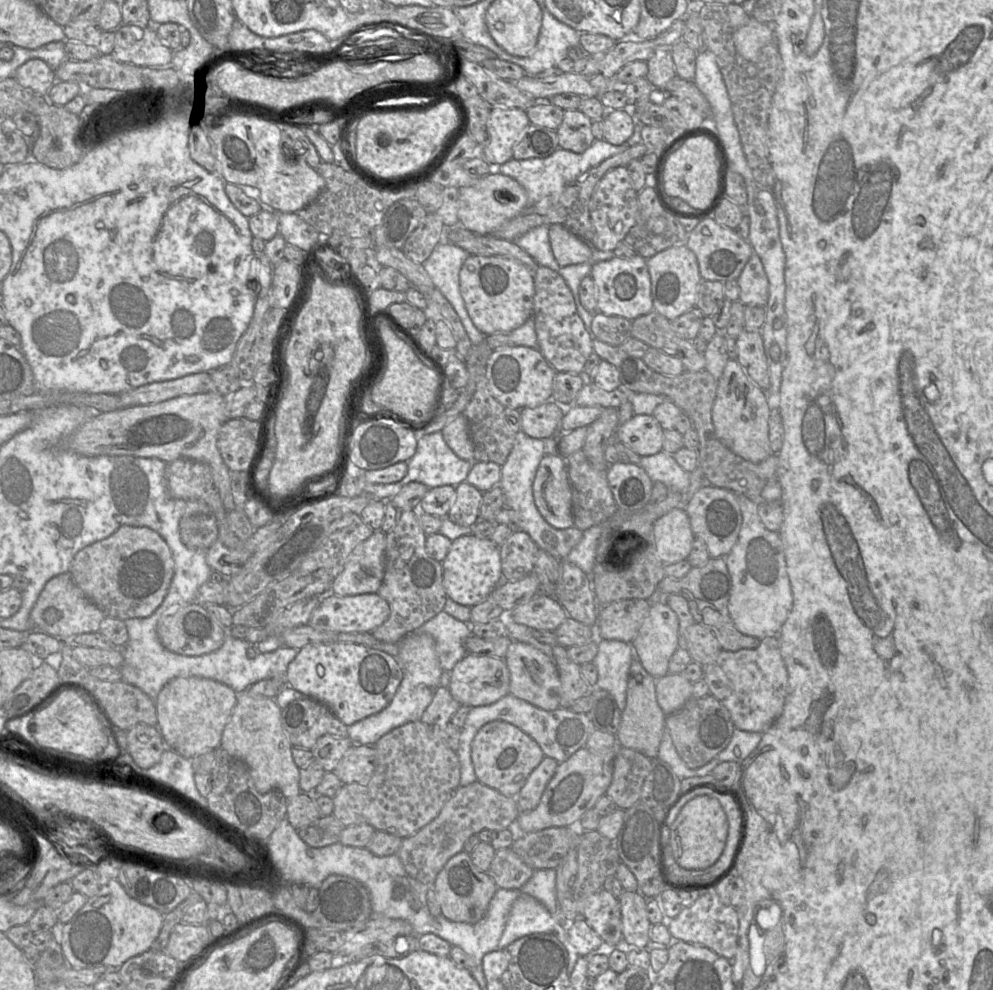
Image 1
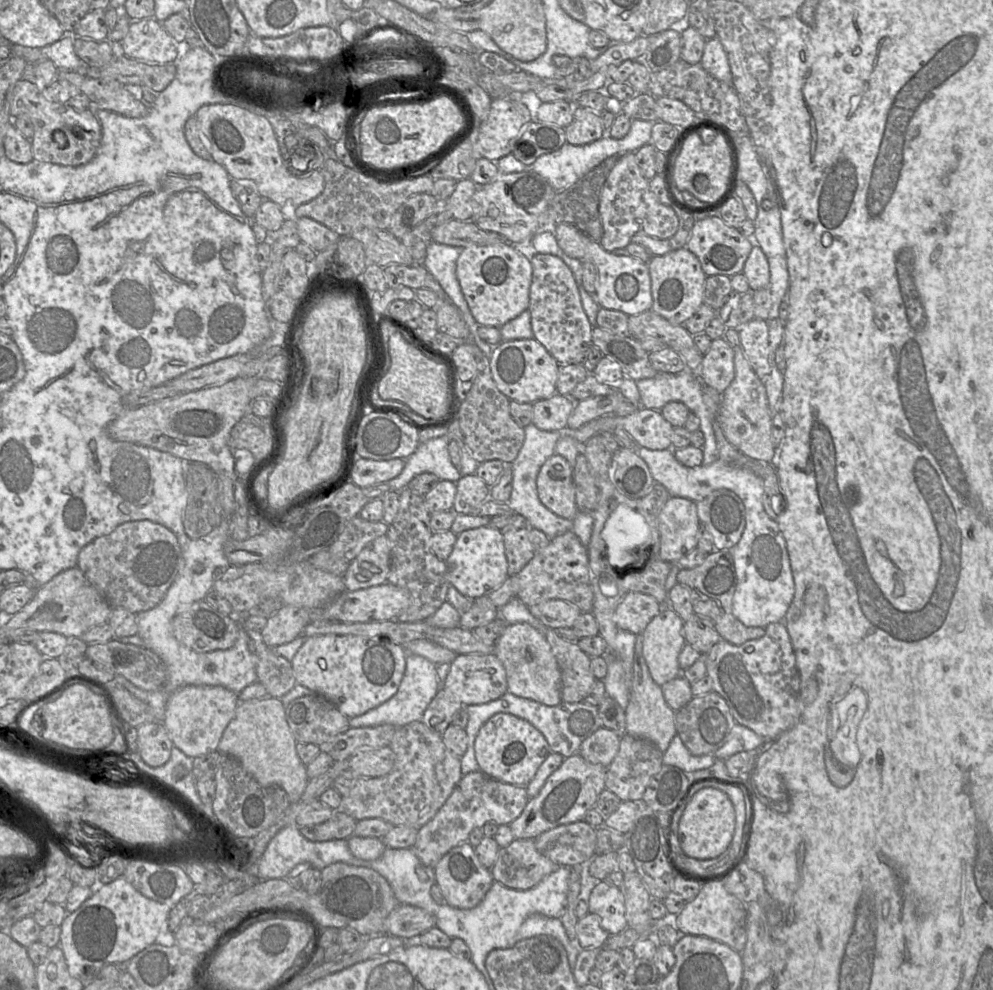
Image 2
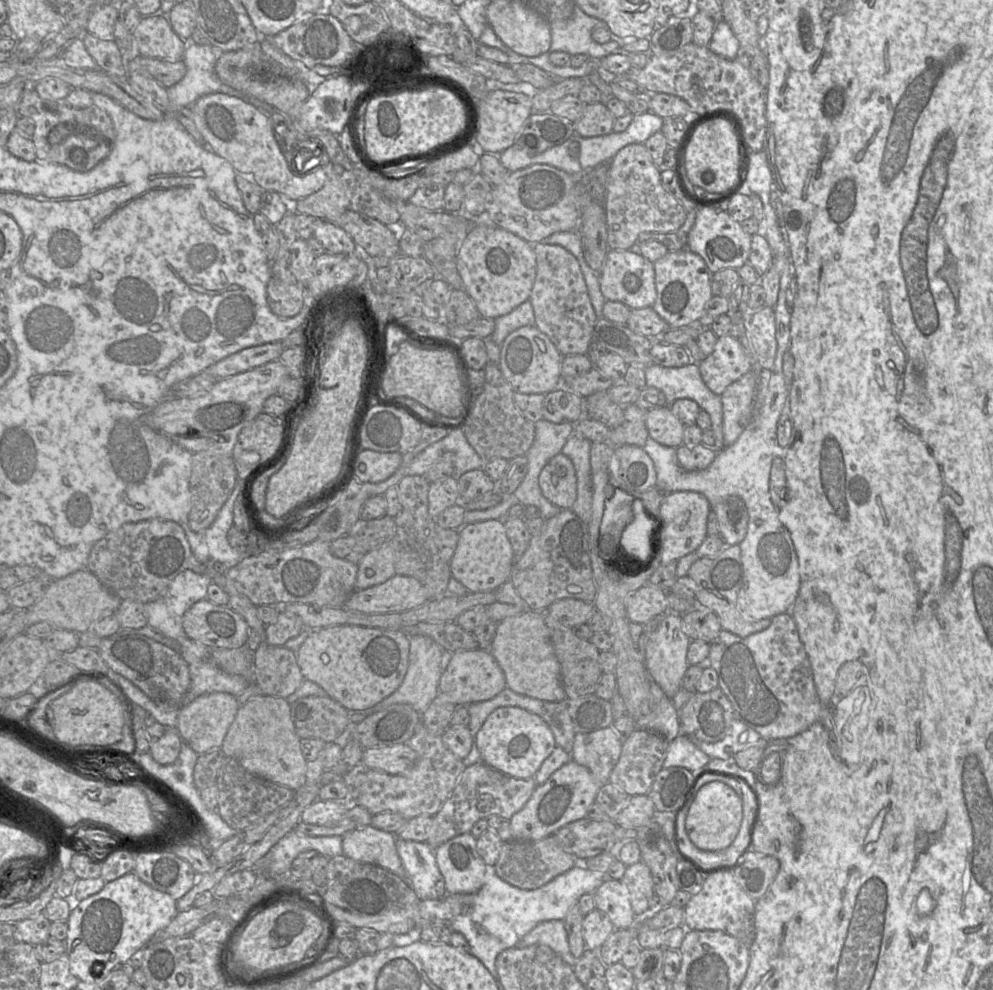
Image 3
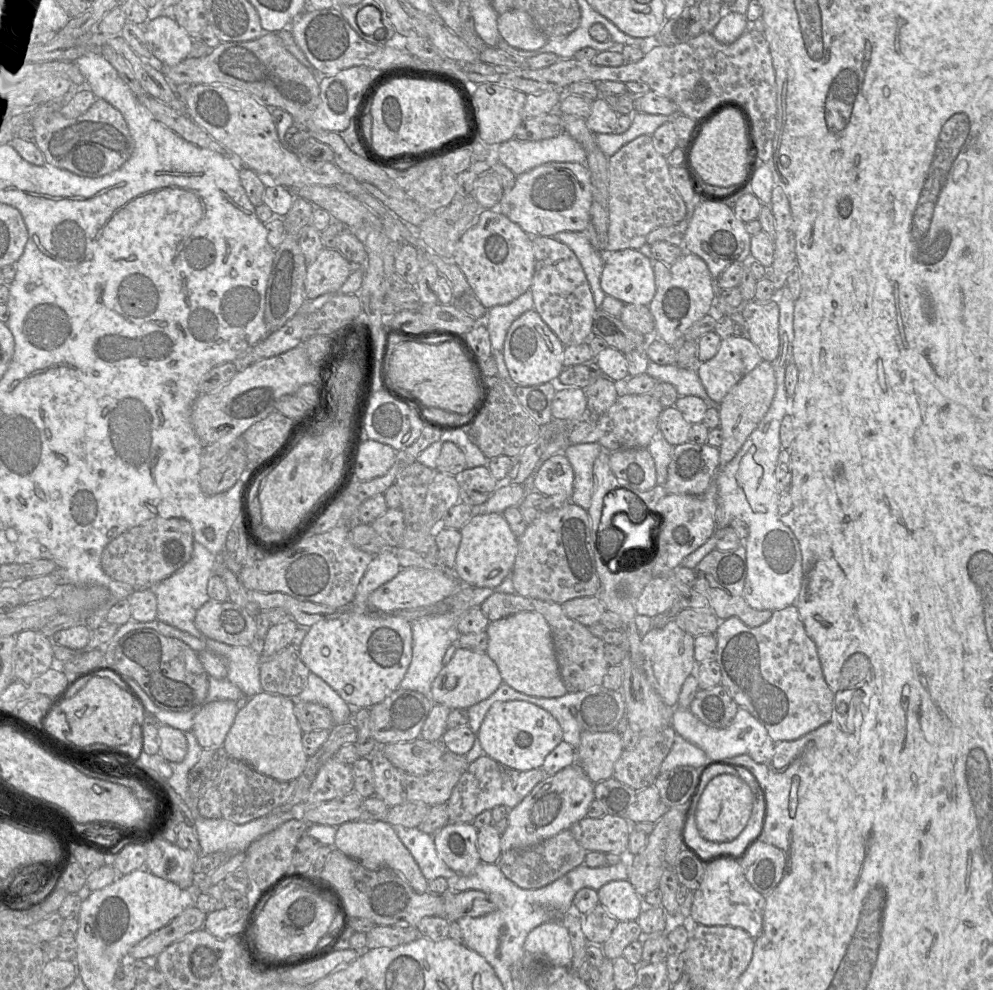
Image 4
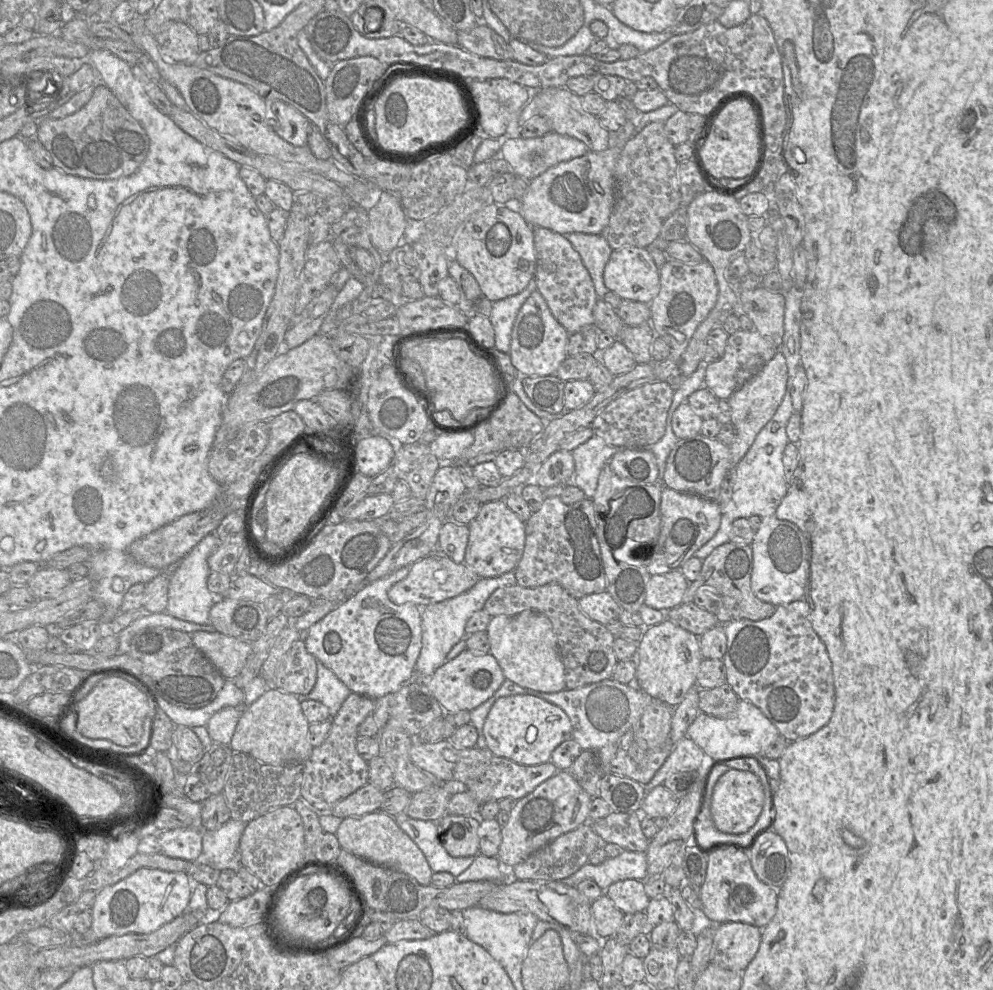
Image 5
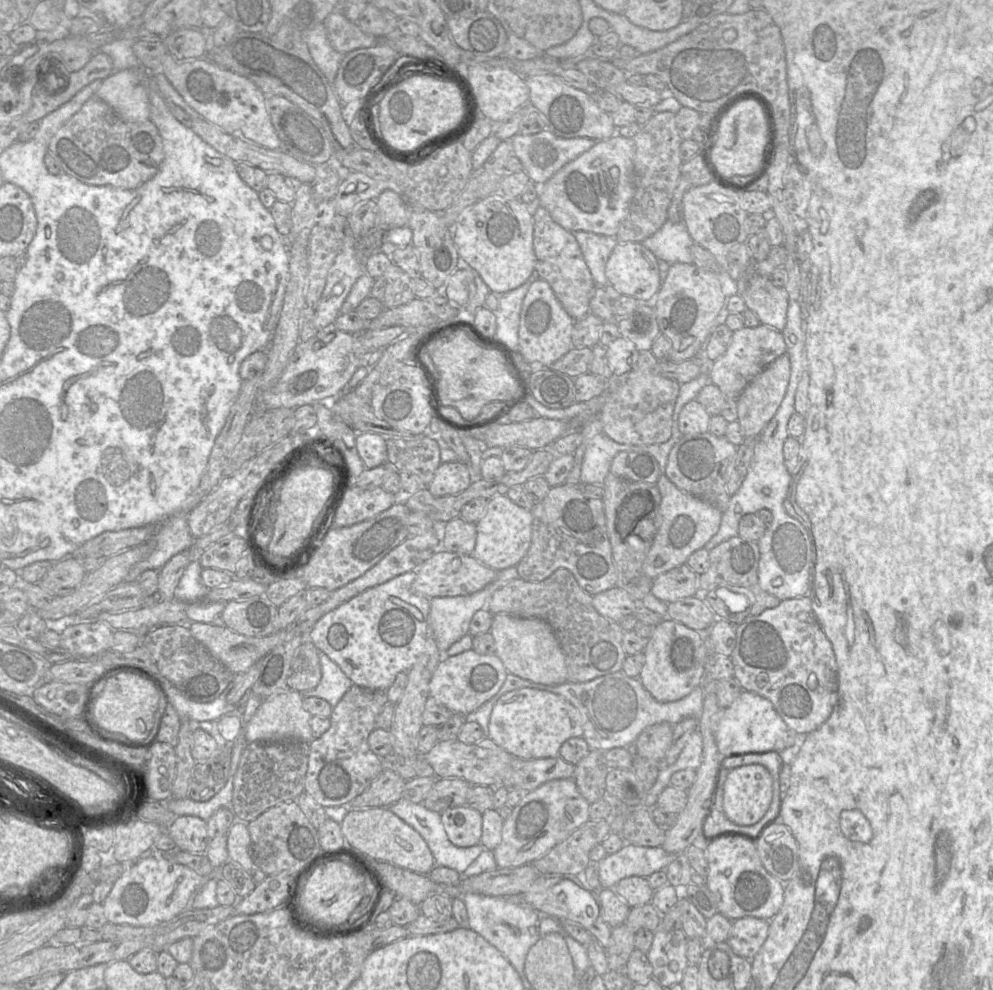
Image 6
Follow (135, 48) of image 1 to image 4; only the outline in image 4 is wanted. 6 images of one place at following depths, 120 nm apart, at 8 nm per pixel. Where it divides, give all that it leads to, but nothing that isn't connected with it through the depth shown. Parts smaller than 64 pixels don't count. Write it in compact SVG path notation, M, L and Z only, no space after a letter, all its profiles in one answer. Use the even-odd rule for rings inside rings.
M160 16L142 27L149 50L163 65L174 66L189 57L193 38L174 19Z

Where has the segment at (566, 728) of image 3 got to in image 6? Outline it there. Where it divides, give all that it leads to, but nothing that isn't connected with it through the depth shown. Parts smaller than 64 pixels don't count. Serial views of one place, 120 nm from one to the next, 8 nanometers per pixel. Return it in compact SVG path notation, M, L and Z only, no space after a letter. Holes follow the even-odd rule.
M623 671L600 676L588 682L565 682L559 685L544 685L522 679L508 673L499 691L475 712L471 719L482 728L484 737L488 736L488 724L492 709L498 699L513 690L520 688L547 690L564 697L578 709L582 717L583 735L590 750L606 751L616 747L633 745L638 735L647 727L667 722L675 725L685 718L699 720L703 711L703 687L695 687L686 697L674 702L658 702L643 687L638 678L628 677Z

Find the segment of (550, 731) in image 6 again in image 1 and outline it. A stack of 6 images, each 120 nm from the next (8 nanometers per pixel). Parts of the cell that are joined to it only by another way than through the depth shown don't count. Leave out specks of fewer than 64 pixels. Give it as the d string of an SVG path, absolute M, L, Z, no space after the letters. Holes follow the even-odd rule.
M502 720L488 722L475 735L471 759L477 781L507 797L517 797L530 773L544 758L539 744L518 727Z

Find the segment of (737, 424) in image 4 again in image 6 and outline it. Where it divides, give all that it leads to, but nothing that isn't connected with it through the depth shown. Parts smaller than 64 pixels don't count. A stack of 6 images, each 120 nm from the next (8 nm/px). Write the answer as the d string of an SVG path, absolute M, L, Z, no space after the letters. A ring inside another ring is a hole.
M783 354L757 375L737 397L738 419L745 439L757 439L776 414L785 397L791 375L788 354Z

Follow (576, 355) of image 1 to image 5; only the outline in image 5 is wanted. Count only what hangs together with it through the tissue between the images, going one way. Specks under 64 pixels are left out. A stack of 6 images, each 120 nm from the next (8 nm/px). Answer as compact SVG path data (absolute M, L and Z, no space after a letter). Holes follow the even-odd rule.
M533 227L533 234L536 255L536 286L553 317L569 334L593 325L593 309L598 298L592 279L579 253L562 234L543 227Z

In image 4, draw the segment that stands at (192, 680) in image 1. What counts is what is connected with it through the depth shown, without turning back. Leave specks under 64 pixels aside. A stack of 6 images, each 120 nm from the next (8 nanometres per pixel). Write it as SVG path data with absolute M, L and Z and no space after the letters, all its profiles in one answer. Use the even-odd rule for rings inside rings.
M236 701L203 703L194 716L191 728L199 745L203 749L223 746L237 712Z

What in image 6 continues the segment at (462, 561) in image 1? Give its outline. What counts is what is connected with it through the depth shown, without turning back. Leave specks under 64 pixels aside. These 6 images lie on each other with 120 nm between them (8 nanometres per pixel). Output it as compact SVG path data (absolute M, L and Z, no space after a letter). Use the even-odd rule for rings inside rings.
M506 495L494 496L488 501L486 514L476 523L477 538L472 556L494 571L516 568L530 547L532 521L530 510L518 506Z

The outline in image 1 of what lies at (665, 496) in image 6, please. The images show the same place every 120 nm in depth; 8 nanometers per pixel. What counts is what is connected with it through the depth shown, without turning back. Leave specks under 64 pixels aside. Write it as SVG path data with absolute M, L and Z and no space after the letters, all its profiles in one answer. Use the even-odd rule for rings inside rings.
M684 506L672 509L653 524L653 545L665 565L687 560L694 540Z

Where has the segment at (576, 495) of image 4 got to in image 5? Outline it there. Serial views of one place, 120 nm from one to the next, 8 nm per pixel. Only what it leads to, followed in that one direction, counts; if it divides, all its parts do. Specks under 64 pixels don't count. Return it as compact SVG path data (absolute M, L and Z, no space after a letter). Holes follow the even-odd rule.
M593 435L571 452L574 459L572 484L580 488L586 498L592 499L602 468L621 450L623 449L610 446L602 438Z

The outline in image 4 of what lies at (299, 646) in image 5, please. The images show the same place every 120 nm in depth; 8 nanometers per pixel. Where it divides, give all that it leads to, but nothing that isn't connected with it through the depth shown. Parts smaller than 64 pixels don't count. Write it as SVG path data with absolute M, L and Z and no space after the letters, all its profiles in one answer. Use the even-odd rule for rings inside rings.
M288 645L260 662L262 690L286 697L298 695L306 686L310 670L301 660L299 647Z

